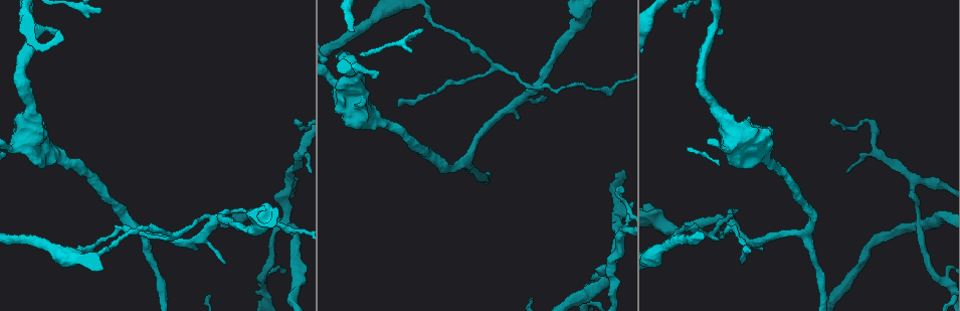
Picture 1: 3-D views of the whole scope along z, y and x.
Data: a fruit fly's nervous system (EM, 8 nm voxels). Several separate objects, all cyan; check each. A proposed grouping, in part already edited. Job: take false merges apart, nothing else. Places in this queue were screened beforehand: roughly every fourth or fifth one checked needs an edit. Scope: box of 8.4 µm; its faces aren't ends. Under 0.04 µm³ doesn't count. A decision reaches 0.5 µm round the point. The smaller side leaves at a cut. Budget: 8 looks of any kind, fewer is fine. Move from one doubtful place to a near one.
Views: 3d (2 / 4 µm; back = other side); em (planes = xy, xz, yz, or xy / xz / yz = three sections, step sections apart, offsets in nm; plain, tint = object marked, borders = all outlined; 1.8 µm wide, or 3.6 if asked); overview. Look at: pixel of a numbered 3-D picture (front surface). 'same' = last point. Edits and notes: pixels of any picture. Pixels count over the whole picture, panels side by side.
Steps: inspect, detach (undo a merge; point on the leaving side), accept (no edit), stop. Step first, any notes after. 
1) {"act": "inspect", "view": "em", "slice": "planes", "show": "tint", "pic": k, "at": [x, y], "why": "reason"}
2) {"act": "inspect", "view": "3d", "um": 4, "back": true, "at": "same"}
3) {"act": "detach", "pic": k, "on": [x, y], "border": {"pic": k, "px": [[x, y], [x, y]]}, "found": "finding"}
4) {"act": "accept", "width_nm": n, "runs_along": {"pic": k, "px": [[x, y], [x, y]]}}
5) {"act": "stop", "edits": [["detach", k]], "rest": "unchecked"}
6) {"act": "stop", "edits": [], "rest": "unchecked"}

{"act": "inspect", "view": "3d", "um": 4, "pic": 1, "at": [105, 250]}

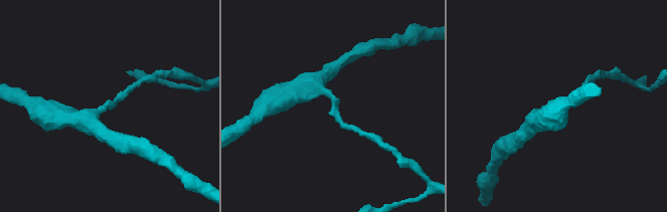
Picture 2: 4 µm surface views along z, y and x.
{"act": "inspect", "view": "em", "slice": "yz", "step": 4, "show": "tint", "pic": 2, "at": [111, 105]}

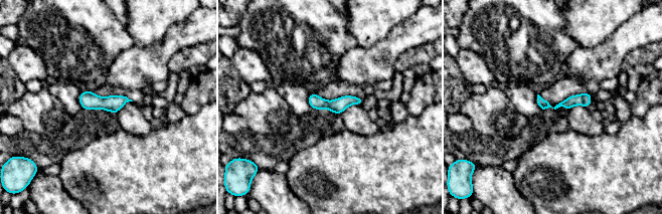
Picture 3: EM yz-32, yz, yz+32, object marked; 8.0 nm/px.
{"act": "inspect", "view": "em", "slice": "planes", "show": "borders", "at": "same", "why": "cut it another way"}

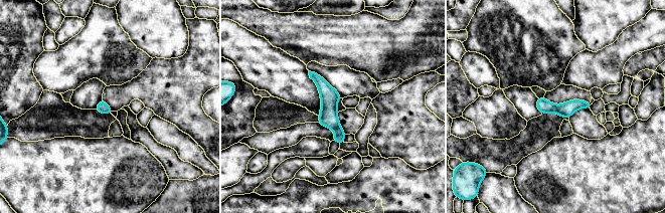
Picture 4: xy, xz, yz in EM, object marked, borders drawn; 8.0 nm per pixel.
{"act": "accept", "runs_along": {"pic": 4, "px": [[312, 74], [329, 95], [340, 141]]}, "found": "one neuron here"}

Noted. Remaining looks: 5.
{"act": "inspect", "view": "3d", "um": 4, "pic": 1, "at": [30, 130], "why": "small branch off a trunk"}

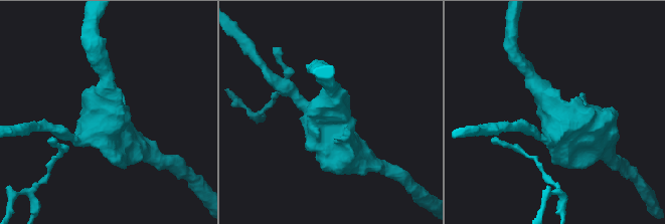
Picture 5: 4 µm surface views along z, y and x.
{"act": "inspect", "view": "em", "um": 3.6, "slice": "planes", "show": "plain", "pic": 5, "at": [329, 113], "why": "now the EM"}

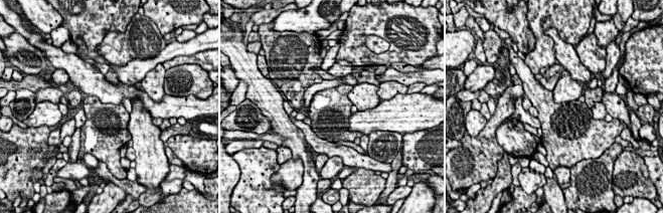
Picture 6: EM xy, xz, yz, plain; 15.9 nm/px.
{"act": "inspect", "view": "em", "um": 3.6, "slice": "planes", "show": "tint", "at": "same"}

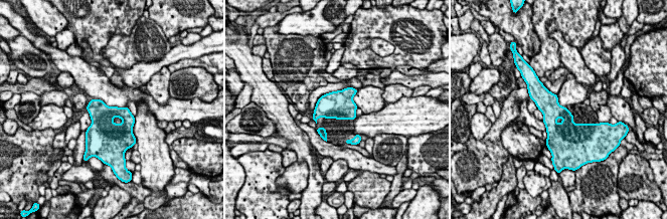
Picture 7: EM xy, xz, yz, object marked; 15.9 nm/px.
{"act": "accept", "found": "all the same neuron"}

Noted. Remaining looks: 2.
{"act": "inspect", "view": "em", "slice": "planes", "show": "borders", "pic": 1, "at": [211, 223], "why": "four-way junction"}

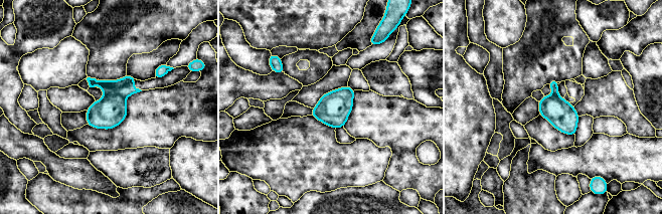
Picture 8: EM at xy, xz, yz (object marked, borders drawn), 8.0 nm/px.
{"act": "detach", "pic": 8, "on": [124, 86], "width_nm": 220, "border": {"pic": 8, "px": [[105, 93], [119, 93], [125, 97]]}, "found": "a second neuron is stuck on"}

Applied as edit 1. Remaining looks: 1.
{"act": "stop", "edits": [["detach", 8]], "rest": "unchecked"}

